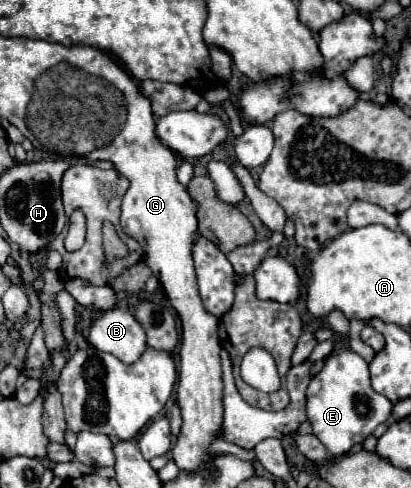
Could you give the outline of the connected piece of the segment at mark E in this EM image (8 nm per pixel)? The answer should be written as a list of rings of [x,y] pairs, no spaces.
[[[351,349],[327,357],[325,367],[313,377],[307,389],[307,419],[313,427],[313,435],[329,453],[347,453],[353,445],[363,443],[379,423],[389,419],[391,409],[391,401],[371,387],[365,359]]]

